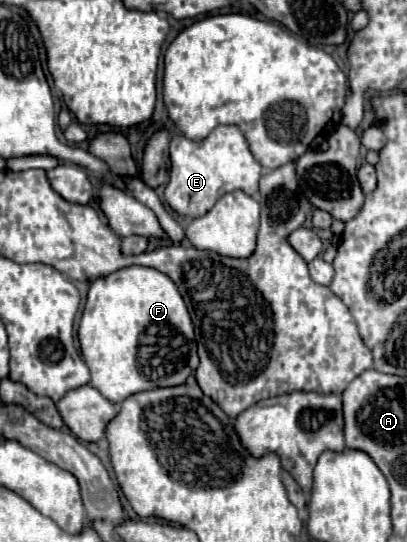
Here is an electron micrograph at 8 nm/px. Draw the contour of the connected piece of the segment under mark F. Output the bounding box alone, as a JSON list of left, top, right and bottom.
[78,265,198,403]

